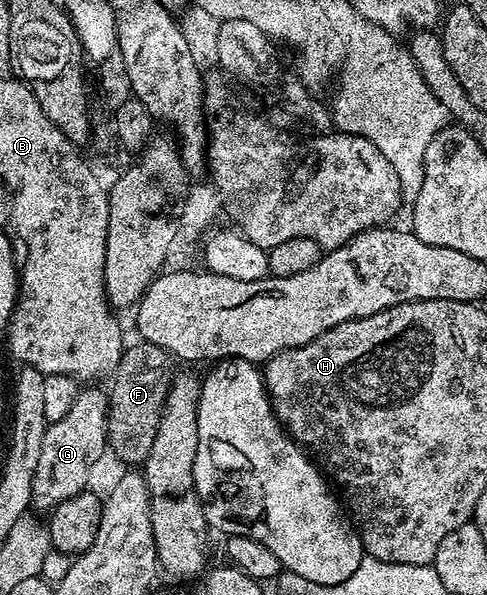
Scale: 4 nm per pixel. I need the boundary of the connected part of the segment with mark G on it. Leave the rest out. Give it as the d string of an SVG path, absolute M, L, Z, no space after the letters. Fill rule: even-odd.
M99 387L80 388L73 407L62 419L50 422L41 443L41 456L37 459L37 471L33 471L31 503L37 510L56 509L65 499L84 492L88 488L91 468L102 459L107 448L107 403L108 394Z

